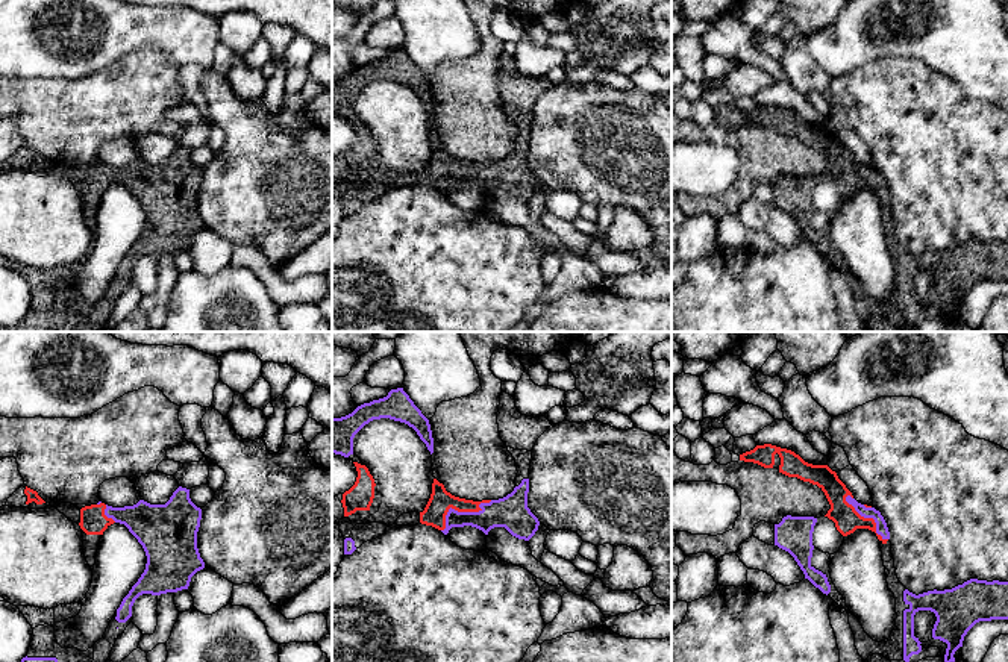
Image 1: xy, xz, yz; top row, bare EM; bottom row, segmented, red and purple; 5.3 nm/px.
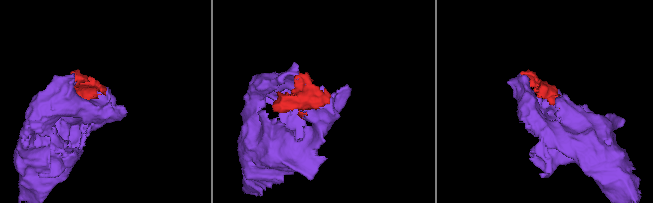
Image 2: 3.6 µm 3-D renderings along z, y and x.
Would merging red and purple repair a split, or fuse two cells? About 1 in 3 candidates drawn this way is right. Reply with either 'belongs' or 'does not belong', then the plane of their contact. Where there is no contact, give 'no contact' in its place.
belongs | xz

